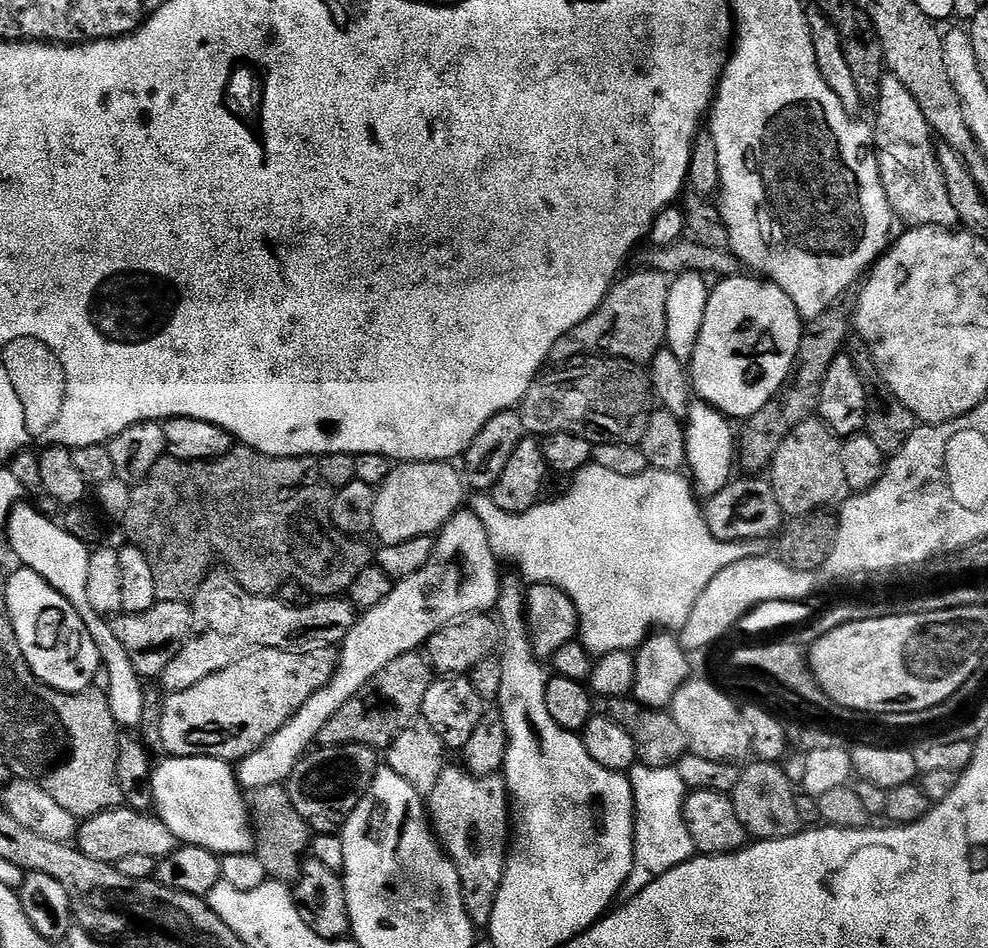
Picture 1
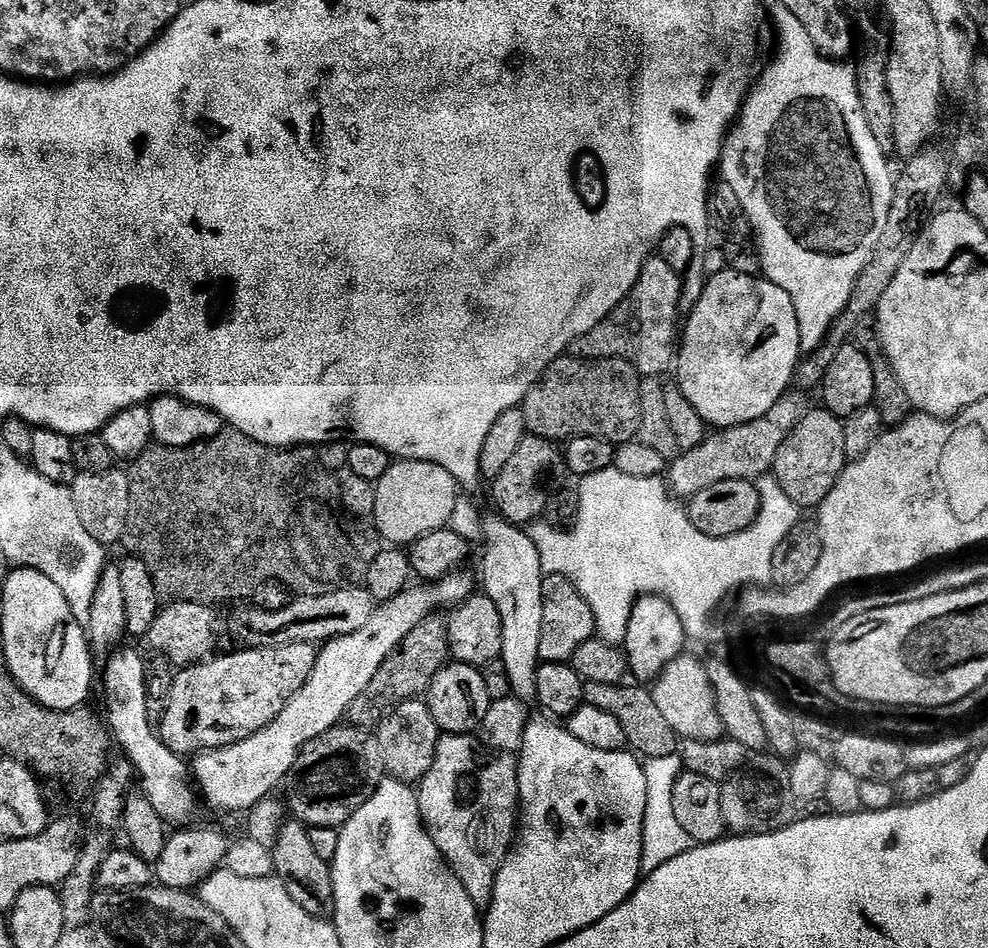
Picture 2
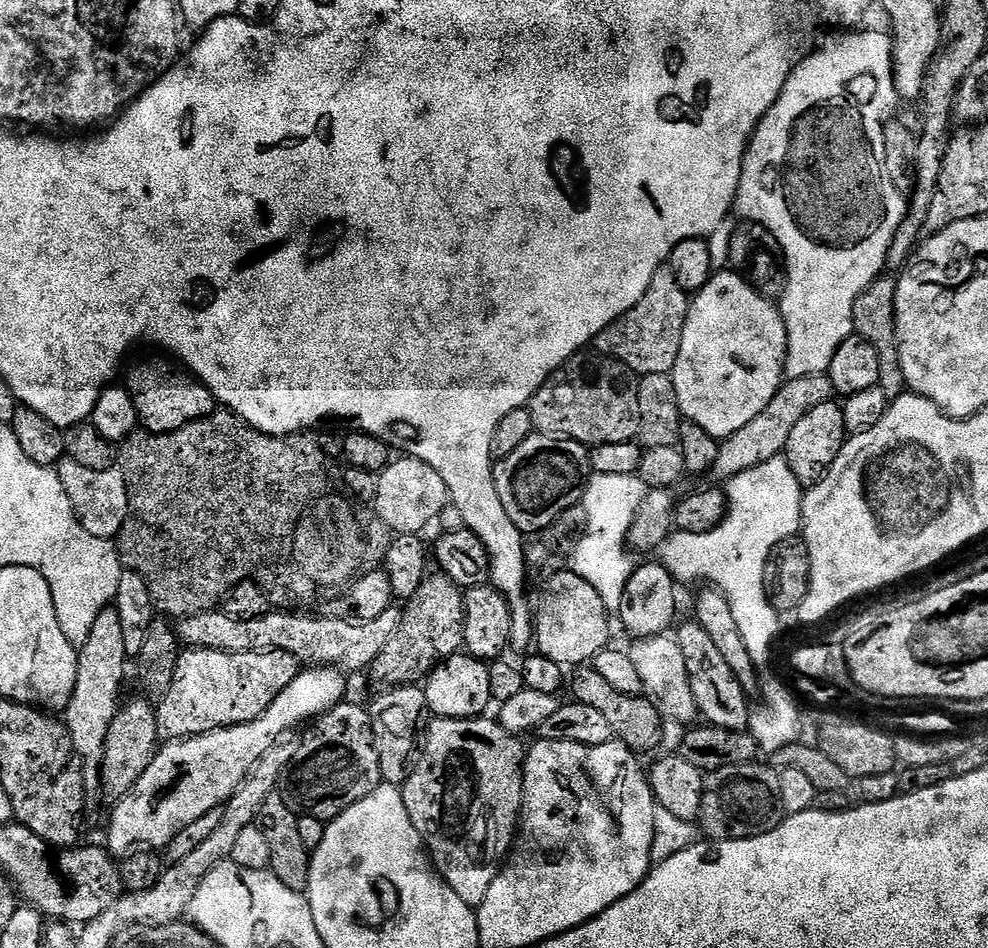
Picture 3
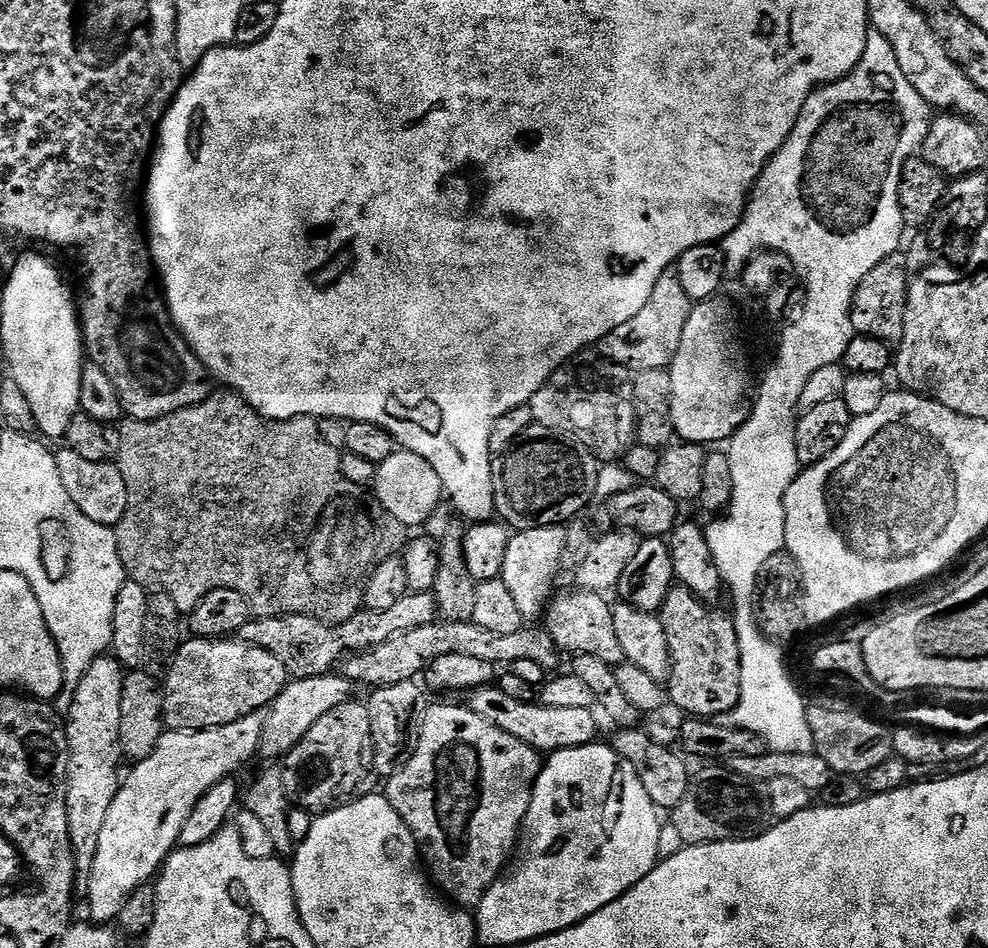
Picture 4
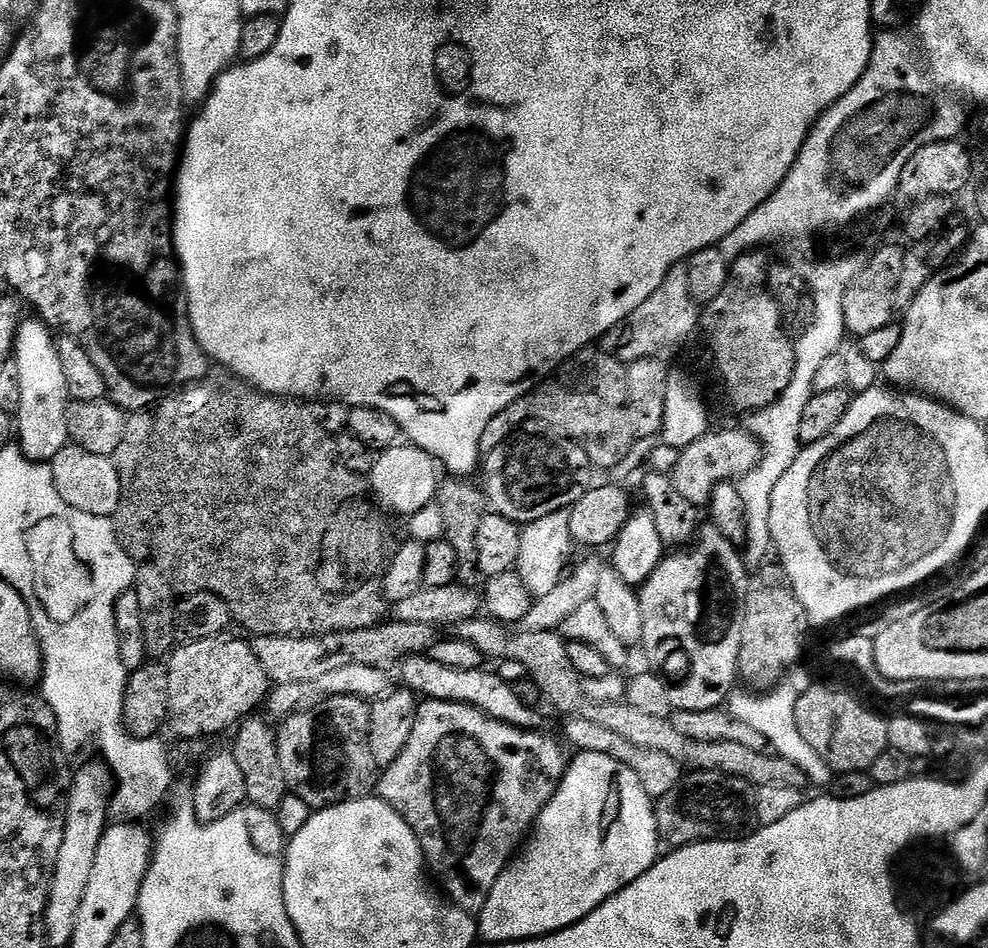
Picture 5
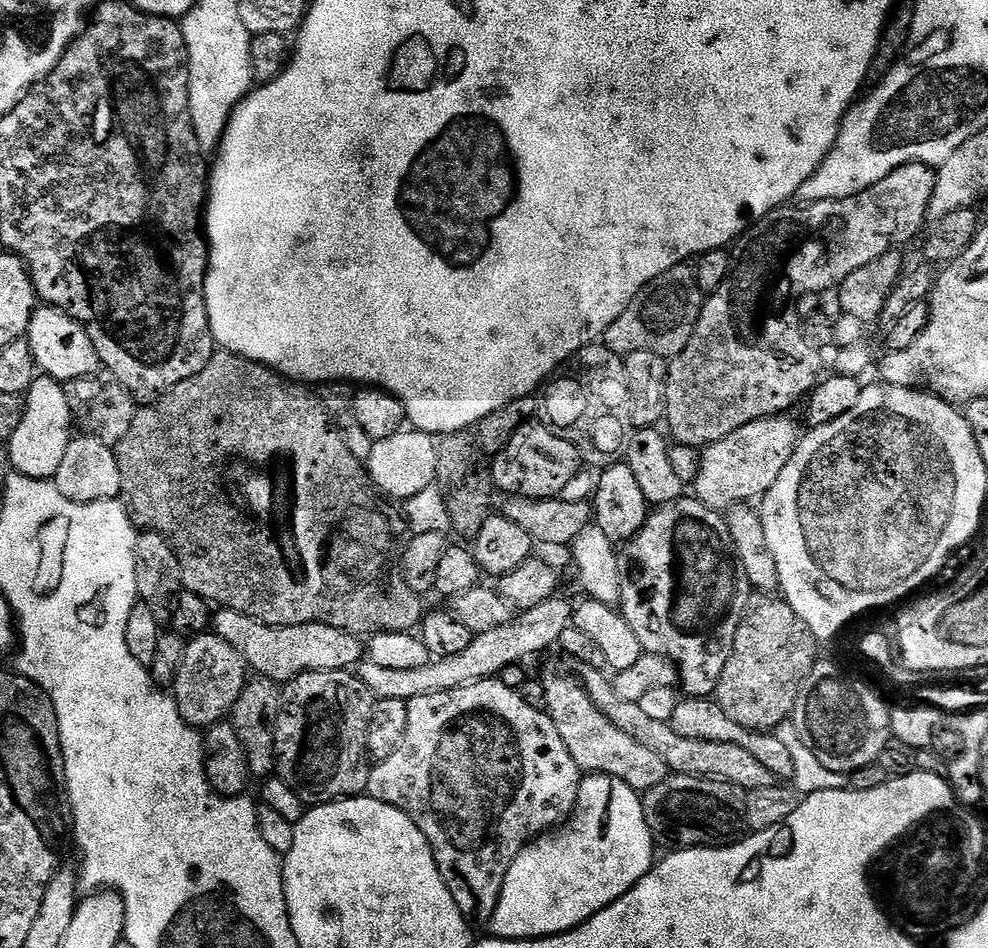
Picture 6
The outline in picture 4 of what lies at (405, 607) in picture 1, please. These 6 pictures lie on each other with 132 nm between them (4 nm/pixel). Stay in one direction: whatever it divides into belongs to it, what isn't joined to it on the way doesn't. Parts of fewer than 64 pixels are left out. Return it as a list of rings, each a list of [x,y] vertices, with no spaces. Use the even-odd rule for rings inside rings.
[[[258,711],[217,728],[203,728],[197,732],[165,731],[147,760],[139,761],[136,769],[123,777],[114,806],[110,806],[110,814],[106,814],[106,826],[102,826],[102,838],[98,838],[98,854],[94,854],[94,866],[87,877],[88,912],[95,923],[104,926],[119,917],[134,890],[149,883],[180,844],[182,826],[186,826],[186,818],[190,818],[190,810],[198,806],[198,800],[212,786],[236,774],[232,772],[238,771],[252,755],[255,757],[259,753],[264,717],[265,713]]]

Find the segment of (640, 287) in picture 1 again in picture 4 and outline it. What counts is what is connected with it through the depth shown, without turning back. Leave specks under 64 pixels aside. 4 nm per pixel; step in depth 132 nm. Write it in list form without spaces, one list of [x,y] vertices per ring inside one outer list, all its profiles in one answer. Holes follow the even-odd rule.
[[[676,271],[664,272],[662,278],[658,278],[646,306],[642,306],[634,318],[622,322],[618,330],[610,330],[610,334],[600,340],[599,355],[622,365],[633,374],[642,370],[671,369],[678,346],[682,346],[682,330],[686,330],[693,307],[694,301],[686,298],[686,290],[682,290],[682,282],[678,282]]]

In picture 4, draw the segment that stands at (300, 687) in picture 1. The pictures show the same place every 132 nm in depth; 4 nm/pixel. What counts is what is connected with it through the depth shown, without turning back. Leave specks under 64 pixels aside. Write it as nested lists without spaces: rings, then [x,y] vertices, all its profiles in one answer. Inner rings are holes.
[[[189,638],[181,643],[176,657],[167,669],[168,681],[163,681],[164,726],[177,732],[197,732],[203,728],[226,726],[238,722],[251,712],[267,709],[272,699],[284,689],[290,677],[284,664],[278,662],[274,654],[257,648],[255,644],[245,644],[236,638],[201,639]]]

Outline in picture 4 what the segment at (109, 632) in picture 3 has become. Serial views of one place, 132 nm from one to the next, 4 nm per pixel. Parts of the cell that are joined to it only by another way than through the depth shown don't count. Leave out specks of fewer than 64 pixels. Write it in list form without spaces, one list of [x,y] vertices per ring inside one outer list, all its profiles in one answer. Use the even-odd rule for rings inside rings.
[[[115,655],[96,659],[80,683],[75,685],[72,709],[67,716],[68,730],[68,821],[72,849],[76,855],[76,871],[91,873],[94,854],[98,854],[98,838],[106,826],[106,814],[114,806],[114,798],[122,783],[119,727],[122,723],[122,692],[126,669]]]

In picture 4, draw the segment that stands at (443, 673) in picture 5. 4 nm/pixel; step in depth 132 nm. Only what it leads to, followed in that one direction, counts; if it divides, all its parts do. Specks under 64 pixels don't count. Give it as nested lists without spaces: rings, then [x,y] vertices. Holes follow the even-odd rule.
[[[498,686],[474,688],[466,696],[466,707],[478,718],[486,718],[498,730],[506,730],[518,742],[526,742],[526,746],[536,749],[541,754],[551,754],[558,750],[570,750],[578,746],[597,743],[596,716],[592,708],[546,706],[539,702],[527,704],[518,702],[518,698],[510,698]]]

